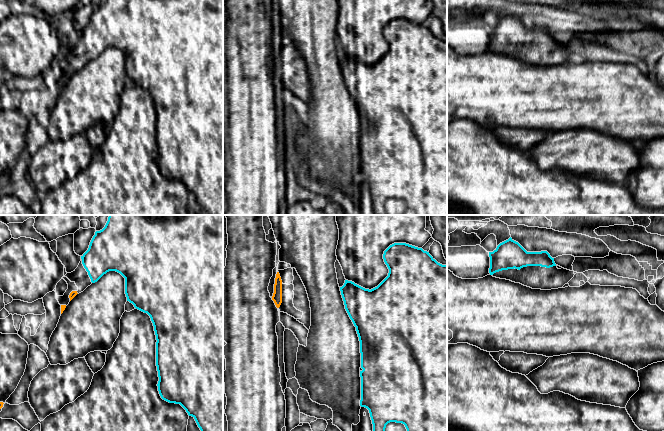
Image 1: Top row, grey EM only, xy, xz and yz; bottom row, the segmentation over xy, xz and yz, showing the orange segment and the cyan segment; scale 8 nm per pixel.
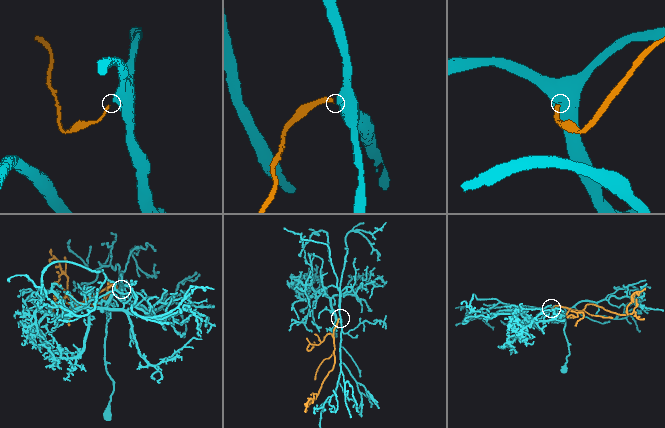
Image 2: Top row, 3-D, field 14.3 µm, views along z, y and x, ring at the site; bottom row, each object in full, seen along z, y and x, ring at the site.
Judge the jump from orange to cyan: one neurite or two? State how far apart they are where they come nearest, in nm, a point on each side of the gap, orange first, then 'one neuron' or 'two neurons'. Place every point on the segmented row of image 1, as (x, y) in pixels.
gap 140 nm; span xy (76, 291), (91, 281); one neuron

